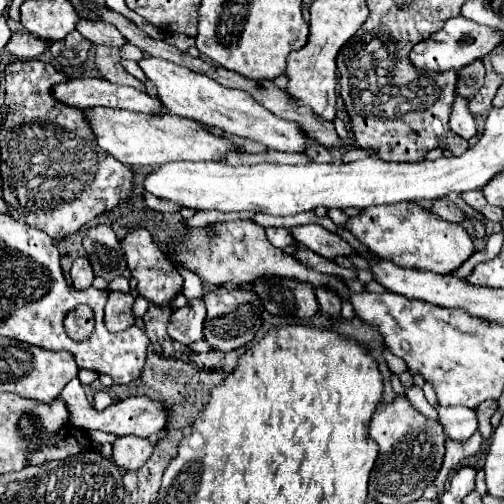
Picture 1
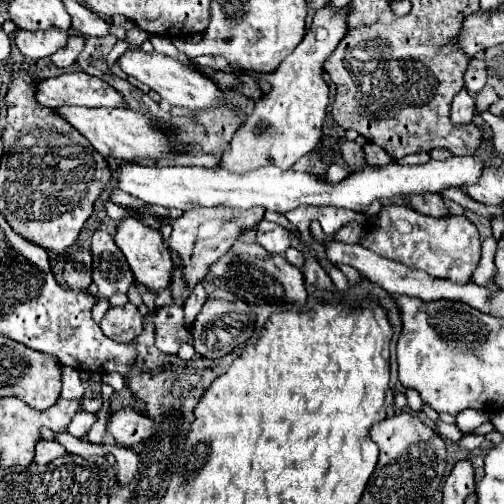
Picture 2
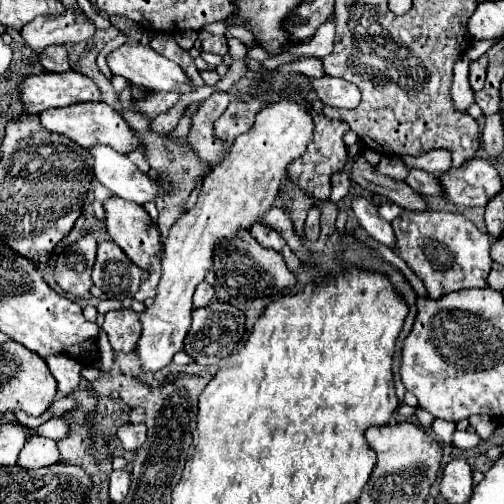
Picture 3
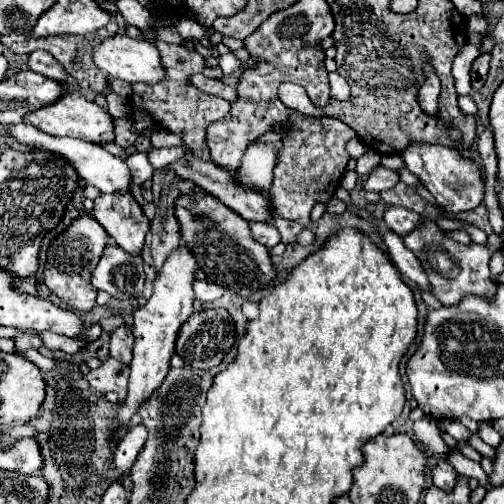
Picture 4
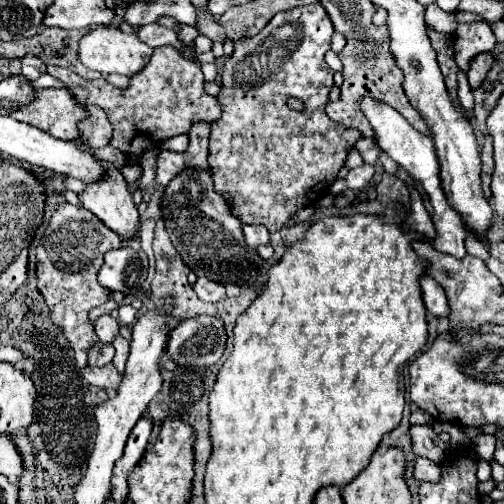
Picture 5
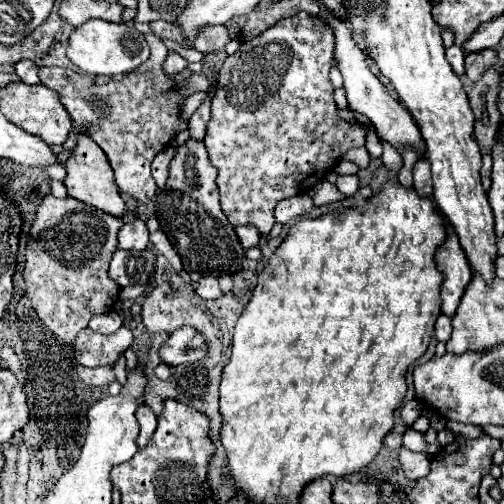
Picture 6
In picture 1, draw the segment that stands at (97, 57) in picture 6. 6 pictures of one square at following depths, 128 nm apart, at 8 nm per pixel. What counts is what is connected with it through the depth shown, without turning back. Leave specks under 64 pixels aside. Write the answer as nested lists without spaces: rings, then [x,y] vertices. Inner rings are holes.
[[[142,58],[138,62],[138,66],[144,70],[146,78],[152,80],[152,84],[156,86],[160,102],[176,116],[206,122],[210,126],[218,126],[228,134],[236,134],[242,138],[250,138],[254,142],[262,142],[270,150],[304,152],[306,142],[310,142],[310,138],[294,122],[282,120],[278,116],[274,116],[272,112],[264,110],[258,102],[254,102],[252,96],[248,96],[242,90],[226,88],[204,74],[192,72],[188,68],[176,66],[172,62],[160,60],[160,58]]]

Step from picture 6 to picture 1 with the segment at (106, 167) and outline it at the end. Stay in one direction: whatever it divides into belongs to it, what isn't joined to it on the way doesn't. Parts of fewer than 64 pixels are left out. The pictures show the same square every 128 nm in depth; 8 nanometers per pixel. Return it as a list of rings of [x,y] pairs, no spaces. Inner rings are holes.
[[[136,228],[136,230],[128,232],[128,236],[122,240],[122,248],[124,248],[124,256],[128,262],[130,274],[136,280],[136,290],[142,298],[146,298],[152,304],[162,306],[180,292],[182,276],[178,274],[176,266],[172,262],[168,262],[168,254],[156,244],[156,240],[152,238],[152,234],[146,228]]]

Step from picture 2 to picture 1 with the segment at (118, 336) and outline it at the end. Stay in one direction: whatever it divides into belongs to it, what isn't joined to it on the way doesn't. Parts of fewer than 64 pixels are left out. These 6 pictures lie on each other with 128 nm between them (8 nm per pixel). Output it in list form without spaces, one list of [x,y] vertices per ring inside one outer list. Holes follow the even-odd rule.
[[[110,292],[106,308],[104,308],[104,326],[116,334],[116,332],[124,332],[124,328],[130,328],[132,324],[136,324],[132,306],[134,306],[132,294]]]

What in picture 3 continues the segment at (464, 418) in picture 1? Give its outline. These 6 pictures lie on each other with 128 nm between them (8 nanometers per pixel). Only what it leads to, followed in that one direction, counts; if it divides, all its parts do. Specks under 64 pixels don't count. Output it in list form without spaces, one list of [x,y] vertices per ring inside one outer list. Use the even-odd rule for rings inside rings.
[[[472,416],[470,426],[482,440],[488,440],[496,432],[496,420],[492,420],[490,416]]]

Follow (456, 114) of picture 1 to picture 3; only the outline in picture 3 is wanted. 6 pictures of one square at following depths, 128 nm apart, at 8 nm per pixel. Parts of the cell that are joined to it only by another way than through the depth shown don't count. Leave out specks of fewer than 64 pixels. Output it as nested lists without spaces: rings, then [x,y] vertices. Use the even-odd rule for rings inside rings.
[[[462,56],[454,64],[452,100],[454,100],[454,106],[458,110],[466,110],[474,102],[474,90],[470,88],[470,82],[468,82],[468,68],[470,68],[470,60],[466,56]]]

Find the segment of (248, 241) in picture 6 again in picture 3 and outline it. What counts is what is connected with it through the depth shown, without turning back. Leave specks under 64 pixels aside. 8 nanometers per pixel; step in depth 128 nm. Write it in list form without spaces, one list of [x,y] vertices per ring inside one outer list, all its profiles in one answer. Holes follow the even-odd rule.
[[[254,224],[252,228],[250,228],[250,234],[262,244],[262,246],[268,246],[268,248],[272,248],[272,250],[282,250],[282,246],[286,244],[284,242],[284,238],[276,232],[276,230],[272,230],[270,226],[264,226],[264,224]]]

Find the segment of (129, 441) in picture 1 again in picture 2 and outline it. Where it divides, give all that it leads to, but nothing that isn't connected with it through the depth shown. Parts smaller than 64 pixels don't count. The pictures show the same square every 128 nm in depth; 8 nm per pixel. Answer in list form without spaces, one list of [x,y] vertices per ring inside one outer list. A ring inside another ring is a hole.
[[[112,446],[110,452],[116,456],[116,466],[118,466],[118,474],[116,474],[116,480],[120,486],[126,486],[130,484],[130,480],[136,476],[138,472],[138,464],[140,464],[140,458],[136,452],[132,452],[130,448],[124,448],[124,446]]]

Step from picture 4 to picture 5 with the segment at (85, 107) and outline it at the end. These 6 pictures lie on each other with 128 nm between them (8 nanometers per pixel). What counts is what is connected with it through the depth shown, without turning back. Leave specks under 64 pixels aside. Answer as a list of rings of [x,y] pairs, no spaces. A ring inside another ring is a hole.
[[[64,88],[36,90],[34,100],[10,114],[12,118],[36,126],[60,140],[78,140],[76,124],[86,116],[86,110],[76,104]]]

